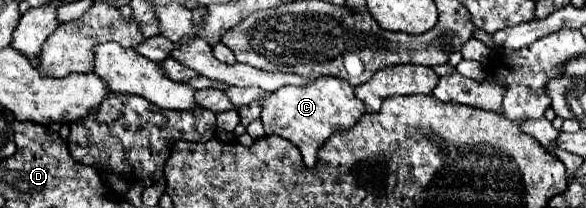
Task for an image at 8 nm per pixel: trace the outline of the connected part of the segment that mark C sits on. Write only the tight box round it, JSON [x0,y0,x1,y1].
[262,77,364,167]

